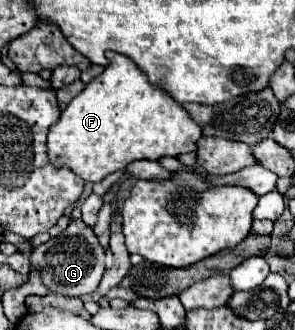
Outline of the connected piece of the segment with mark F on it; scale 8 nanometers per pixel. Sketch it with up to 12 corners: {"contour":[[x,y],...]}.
{"contour":[[114,54],[50,128],[48,156],[100,182],[196,152],[202,128]]}

